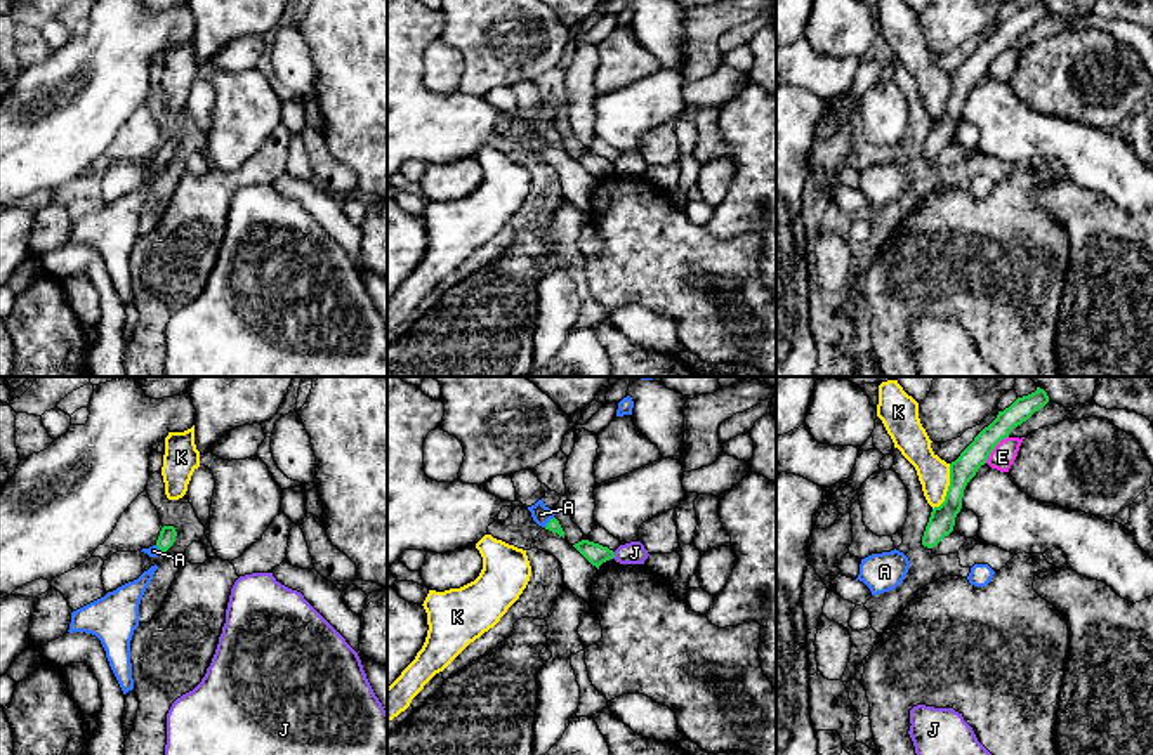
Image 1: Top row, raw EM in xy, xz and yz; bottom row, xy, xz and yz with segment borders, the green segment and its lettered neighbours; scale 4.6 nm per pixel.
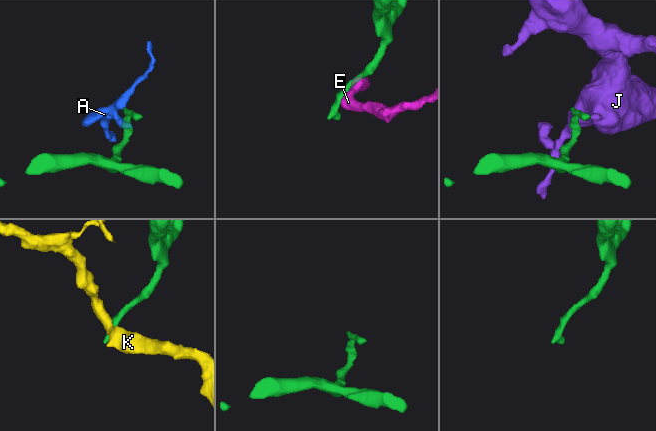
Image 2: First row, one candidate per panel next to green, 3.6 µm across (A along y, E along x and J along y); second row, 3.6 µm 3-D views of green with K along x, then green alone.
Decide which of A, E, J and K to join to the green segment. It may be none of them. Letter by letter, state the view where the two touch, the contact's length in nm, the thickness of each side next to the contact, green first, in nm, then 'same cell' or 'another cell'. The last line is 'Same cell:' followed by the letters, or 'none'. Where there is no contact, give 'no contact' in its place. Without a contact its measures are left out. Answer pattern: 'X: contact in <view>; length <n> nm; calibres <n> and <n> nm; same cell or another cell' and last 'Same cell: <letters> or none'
A: contact in xz; length 70 nm; calibres 60 and 90 nm; same cell
E: contact in yz; length 170 nm; calibres 110 and 110 nm; another cell
J: contact in xz; length 40 nm; calibres 100 and 110 nm; another cell
K: contact in yz; length 240 nm; calibres 120 and 150 nm; another cell
Same cell: A

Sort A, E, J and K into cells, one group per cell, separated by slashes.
A / E / J / K

